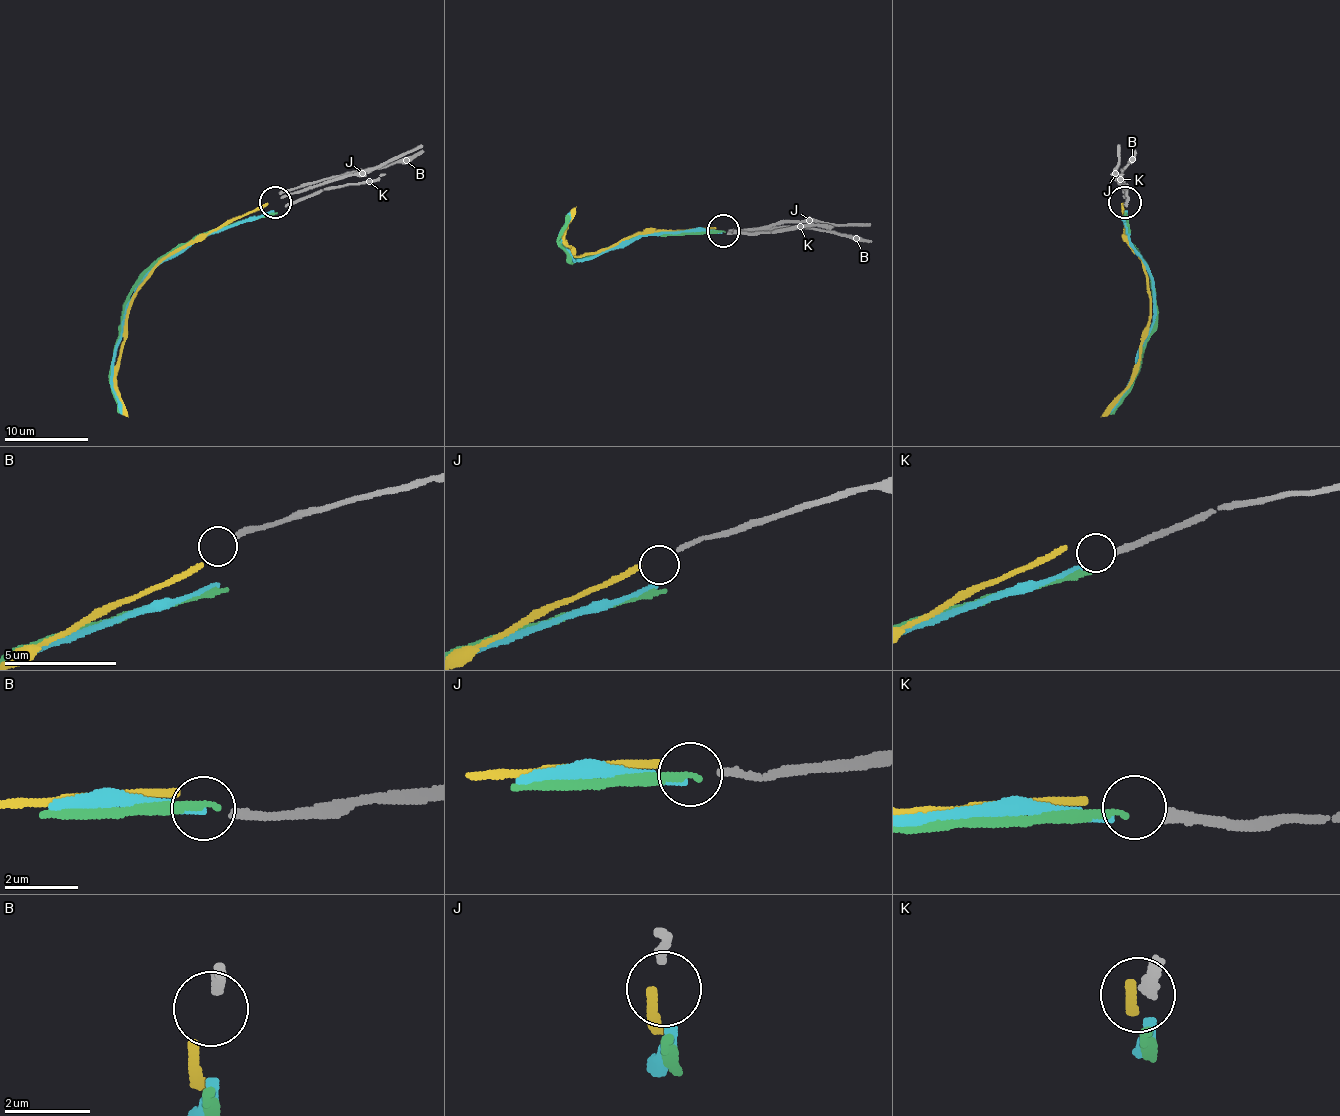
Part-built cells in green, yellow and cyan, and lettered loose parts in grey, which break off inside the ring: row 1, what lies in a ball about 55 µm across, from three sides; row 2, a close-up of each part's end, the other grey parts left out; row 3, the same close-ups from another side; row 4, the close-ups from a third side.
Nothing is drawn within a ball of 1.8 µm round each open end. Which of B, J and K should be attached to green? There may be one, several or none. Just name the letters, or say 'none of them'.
none of them

